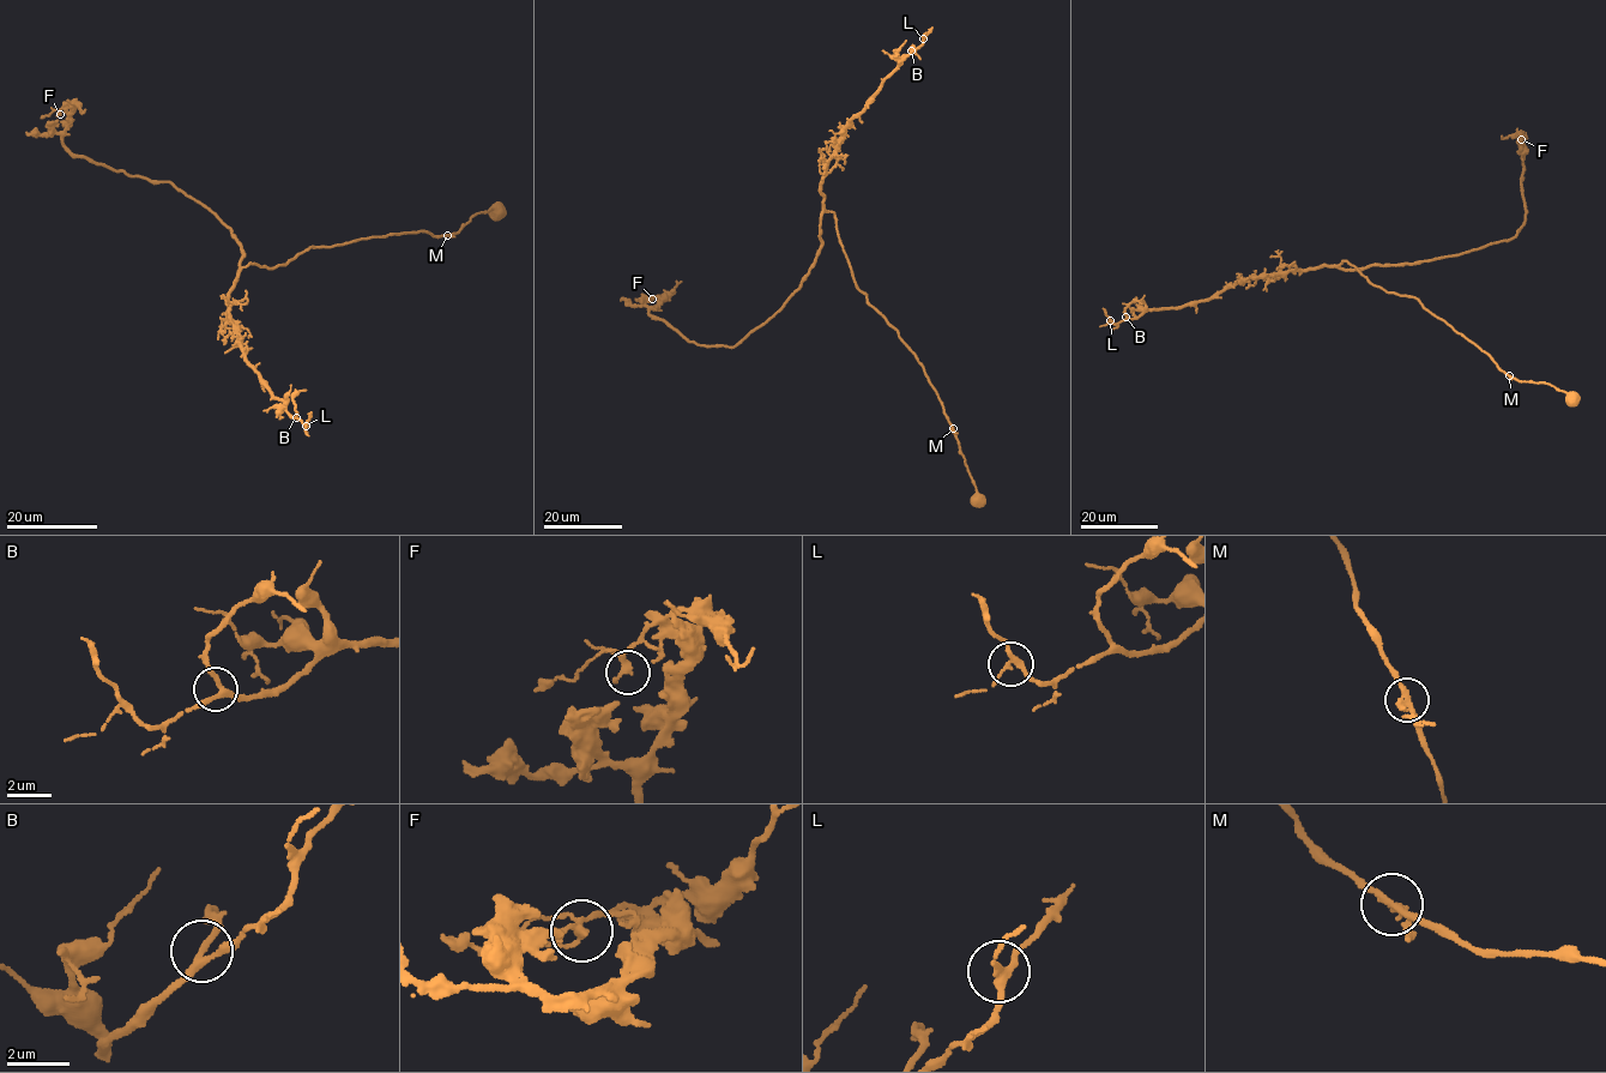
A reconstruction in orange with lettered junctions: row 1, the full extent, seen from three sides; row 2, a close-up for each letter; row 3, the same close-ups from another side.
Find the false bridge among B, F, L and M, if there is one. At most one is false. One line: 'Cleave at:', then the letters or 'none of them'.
Cleave at: none of them

